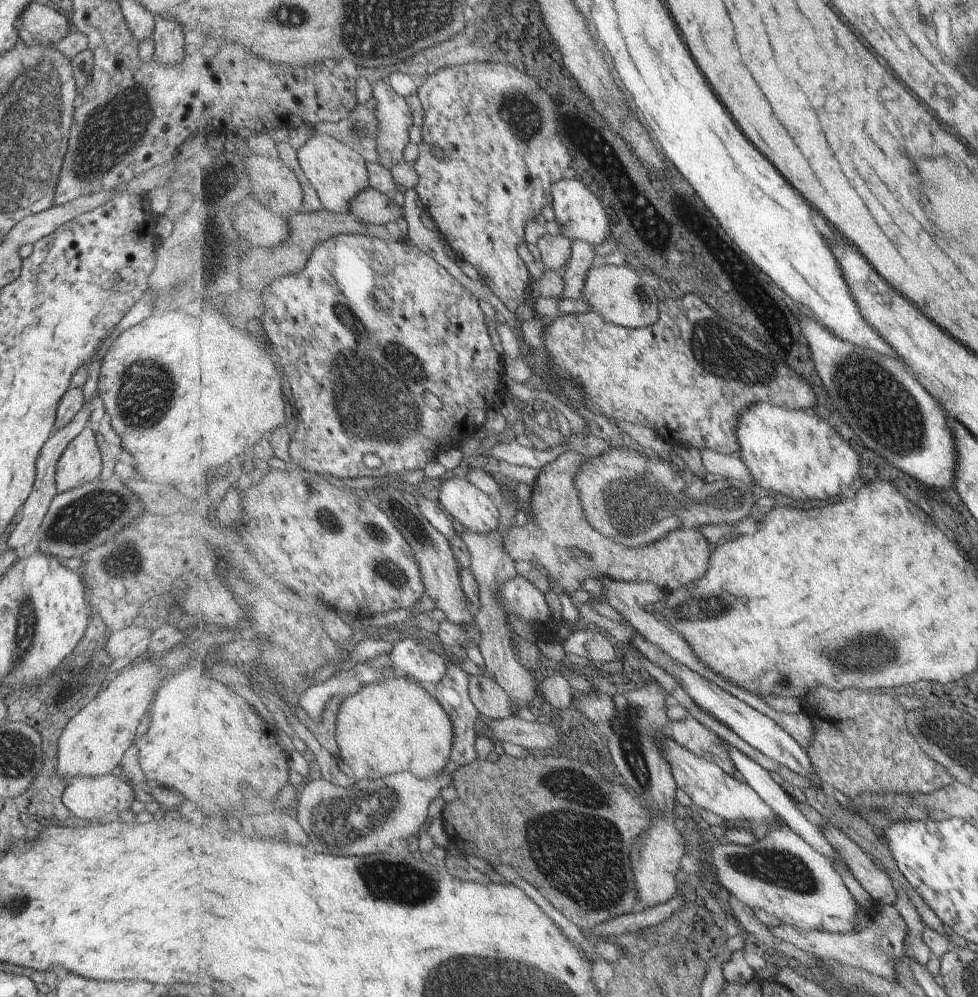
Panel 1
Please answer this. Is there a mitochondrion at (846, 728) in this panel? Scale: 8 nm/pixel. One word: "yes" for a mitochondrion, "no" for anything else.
no

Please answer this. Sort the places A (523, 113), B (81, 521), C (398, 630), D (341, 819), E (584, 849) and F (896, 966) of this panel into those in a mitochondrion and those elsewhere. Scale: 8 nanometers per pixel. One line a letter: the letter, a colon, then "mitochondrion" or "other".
A: mitochondrion
B: mitochondrion
C: other
D: mitochondrion
E: mitochondrion
F: other

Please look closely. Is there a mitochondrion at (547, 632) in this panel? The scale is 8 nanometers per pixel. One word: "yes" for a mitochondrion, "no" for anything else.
no

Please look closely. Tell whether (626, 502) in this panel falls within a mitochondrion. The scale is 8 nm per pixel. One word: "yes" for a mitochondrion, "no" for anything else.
yes

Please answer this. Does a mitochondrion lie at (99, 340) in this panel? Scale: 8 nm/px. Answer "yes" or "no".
no

